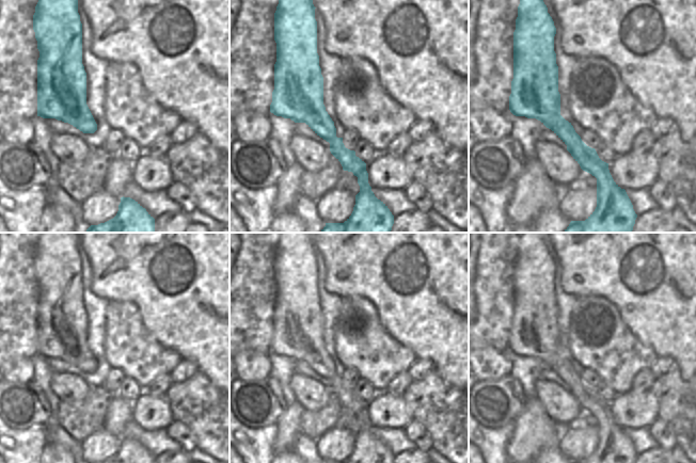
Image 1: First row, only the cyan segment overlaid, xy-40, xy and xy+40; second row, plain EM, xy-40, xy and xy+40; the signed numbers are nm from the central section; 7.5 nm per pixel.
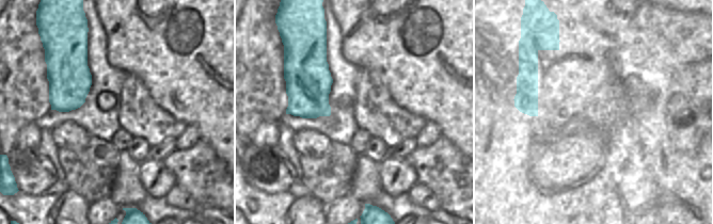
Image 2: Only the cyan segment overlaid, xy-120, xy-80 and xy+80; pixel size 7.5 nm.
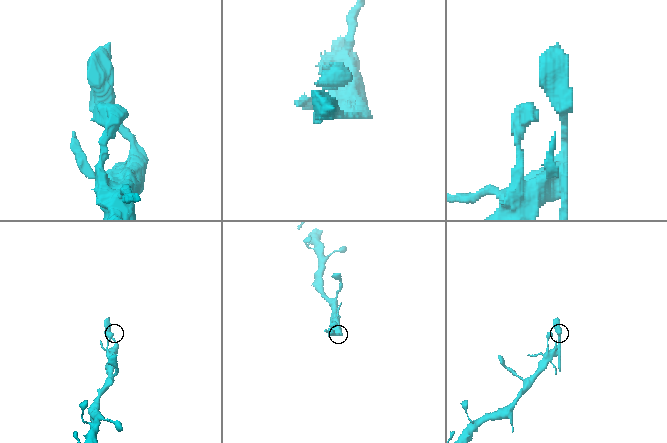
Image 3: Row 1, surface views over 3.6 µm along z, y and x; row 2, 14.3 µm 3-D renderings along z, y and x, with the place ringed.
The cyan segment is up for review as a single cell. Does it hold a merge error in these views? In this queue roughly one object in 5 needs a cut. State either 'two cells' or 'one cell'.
two cells

